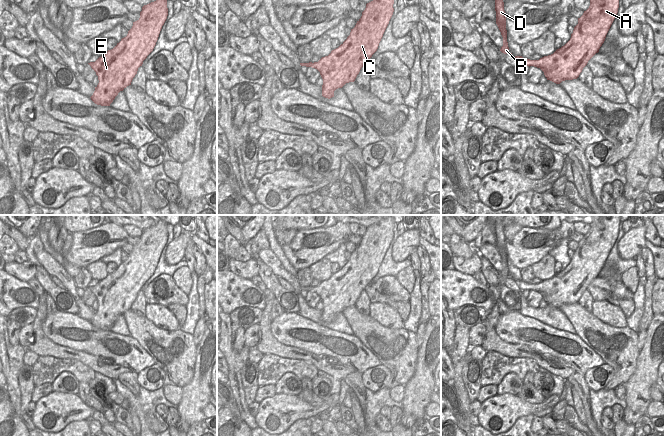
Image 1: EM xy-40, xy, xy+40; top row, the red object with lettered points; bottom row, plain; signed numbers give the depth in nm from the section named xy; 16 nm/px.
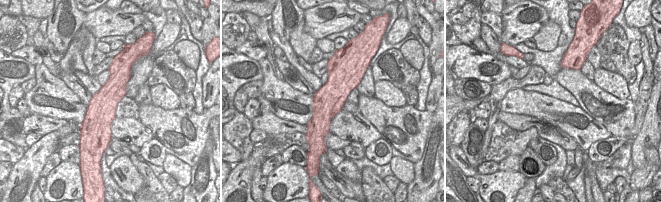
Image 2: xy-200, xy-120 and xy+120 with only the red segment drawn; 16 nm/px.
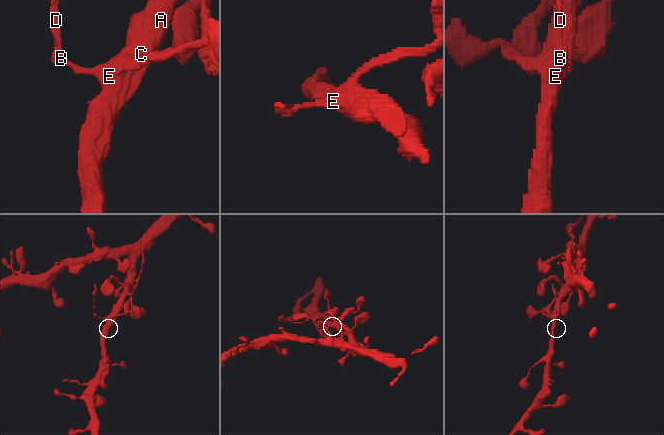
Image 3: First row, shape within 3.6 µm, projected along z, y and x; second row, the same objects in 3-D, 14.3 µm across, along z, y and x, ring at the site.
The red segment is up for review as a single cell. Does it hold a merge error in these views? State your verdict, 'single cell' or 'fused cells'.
fused cells

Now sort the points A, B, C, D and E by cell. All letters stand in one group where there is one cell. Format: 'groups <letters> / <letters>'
groups A C E / B D

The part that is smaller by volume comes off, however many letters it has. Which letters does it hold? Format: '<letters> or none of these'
B, D

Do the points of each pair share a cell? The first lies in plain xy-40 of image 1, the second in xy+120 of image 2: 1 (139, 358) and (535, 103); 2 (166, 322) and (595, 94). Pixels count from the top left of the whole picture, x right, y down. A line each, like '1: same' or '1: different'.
1: same
2: different

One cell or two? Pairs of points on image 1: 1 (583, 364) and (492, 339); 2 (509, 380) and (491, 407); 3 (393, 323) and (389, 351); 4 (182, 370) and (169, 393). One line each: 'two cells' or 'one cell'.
1: two cells
2: two cells
3: two cells
4: two cells

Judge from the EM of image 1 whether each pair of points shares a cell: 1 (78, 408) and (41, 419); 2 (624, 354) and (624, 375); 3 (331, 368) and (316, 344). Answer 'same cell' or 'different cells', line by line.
1: same cell
2: same cell
3: different cells

